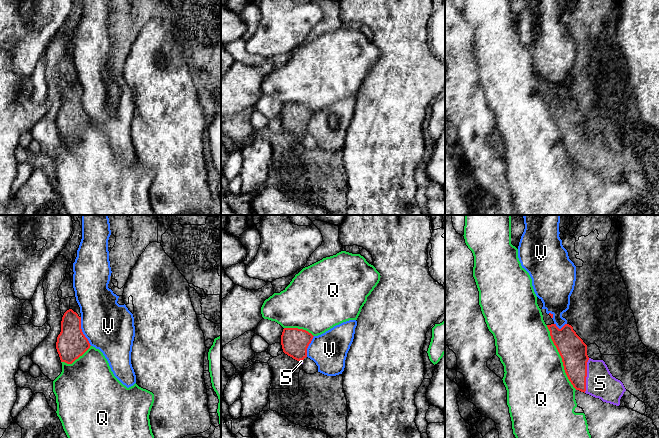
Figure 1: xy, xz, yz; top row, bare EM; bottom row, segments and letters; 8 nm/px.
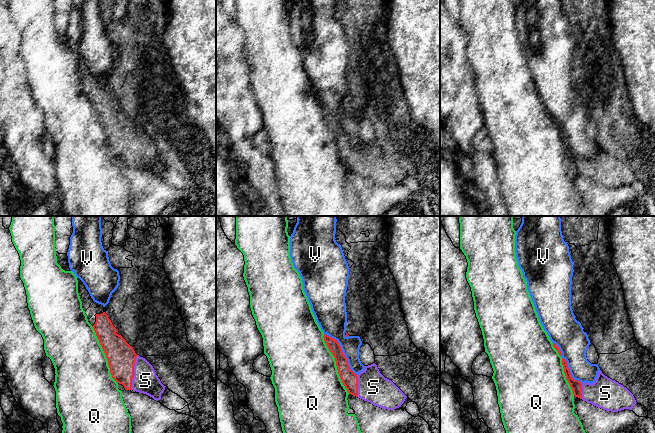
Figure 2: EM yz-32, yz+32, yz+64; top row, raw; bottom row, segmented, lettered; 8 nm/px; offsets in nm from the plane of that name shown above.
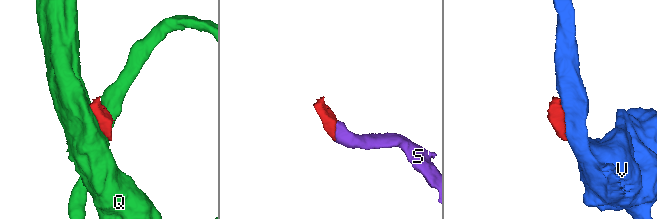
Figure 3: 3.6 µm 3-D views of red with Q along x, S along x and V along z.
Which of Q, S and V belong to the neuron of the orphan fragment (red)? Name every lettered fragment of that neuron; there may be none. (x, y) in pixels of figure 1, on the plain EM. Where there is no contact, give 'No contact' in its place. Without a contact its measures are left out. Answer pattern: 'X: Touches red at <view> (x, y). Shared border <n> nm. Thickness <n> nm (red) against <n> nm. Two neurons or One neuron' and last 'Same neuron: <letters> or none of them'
Q: Touches red at yz (561, 133). Shared border 550 nm. Thickness 220 nm (red) against 480 nm. Two neurons
S: Touches red at yz (586, 151). Shared border 280 nm. Thickness 220 nm (red) against 240 nm. One neuron
V: Touches red at xy (81, 107). Shared border 240 nm. Thickness 240 nm (red) against 400 nm. Two neurons
Same neuron: S

